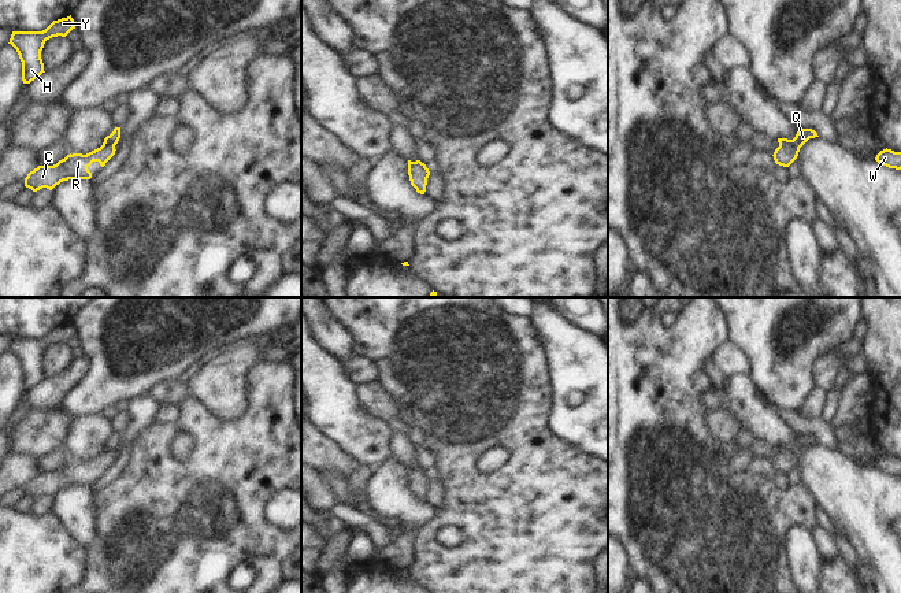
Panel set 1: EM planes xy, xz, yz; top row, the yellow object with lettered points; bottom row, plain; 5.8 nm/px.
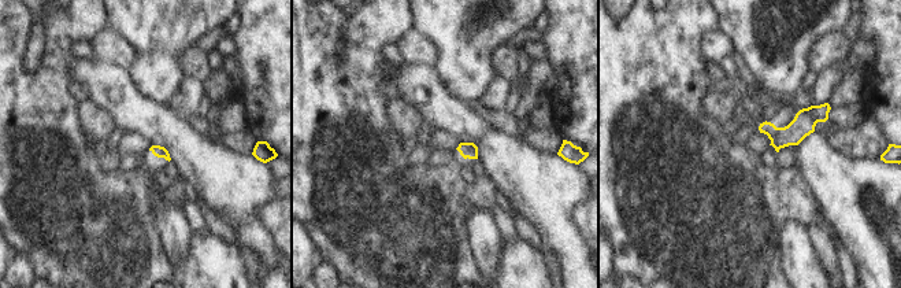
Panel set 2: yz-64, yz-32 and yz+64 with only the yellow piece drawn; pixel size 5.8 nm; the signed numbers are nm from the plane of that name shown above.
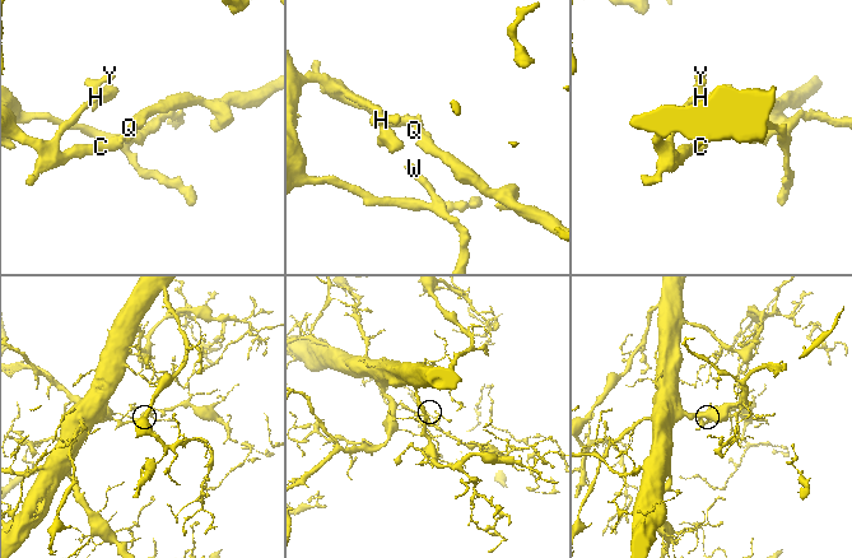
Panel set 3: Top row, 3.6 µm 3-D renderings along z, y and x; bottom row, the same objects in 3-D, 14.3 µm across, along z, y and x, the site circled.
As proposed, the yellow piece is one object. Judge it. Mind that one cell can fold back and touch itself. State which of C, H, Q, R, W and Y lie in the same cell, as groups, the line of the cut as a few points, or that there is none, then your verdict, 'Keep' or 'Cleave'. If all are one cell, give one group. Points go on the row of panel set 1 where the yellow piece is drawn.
Groups: C H Q R W Y. No split. Keep

